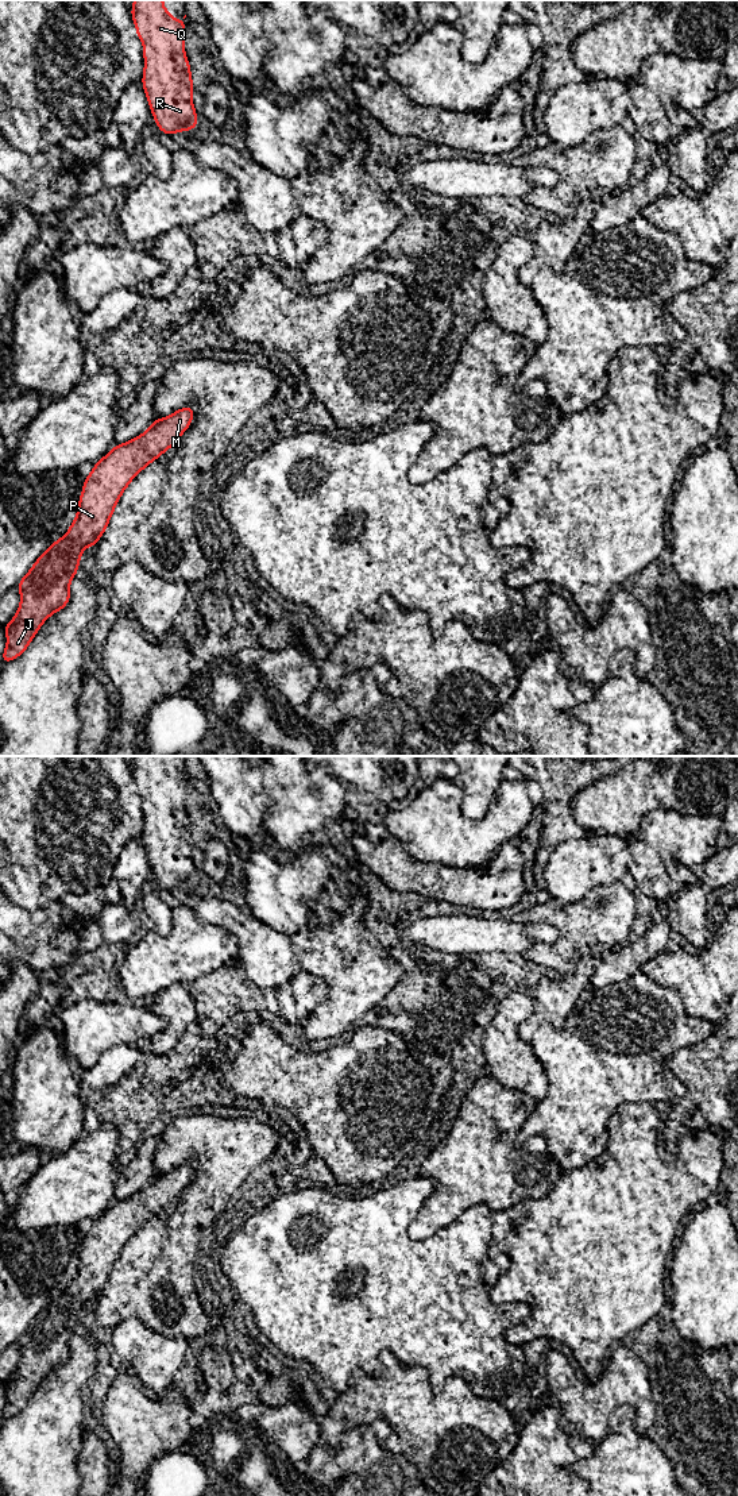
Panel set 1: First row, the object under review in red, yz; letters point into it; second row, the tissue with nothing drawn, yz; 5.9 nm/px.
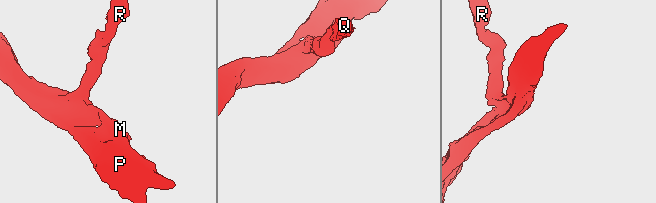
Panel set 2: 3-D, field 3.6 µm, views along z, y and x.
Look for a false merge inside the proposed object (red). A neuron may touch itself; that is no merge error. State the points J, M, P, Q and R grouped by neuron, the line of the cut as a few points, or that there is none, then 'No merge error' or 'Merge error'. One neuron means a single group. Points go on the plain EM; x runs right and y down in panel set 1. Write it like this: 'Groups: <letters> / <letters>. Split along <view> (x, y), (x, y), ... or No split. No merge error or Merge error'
Groups: J M P Q R. No split. No merge error

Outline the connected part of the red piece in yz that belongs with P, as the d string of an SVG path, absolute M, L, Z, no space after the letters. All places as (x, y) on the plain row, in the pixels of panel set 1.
M181 1164L173 1171L157 1175L146 1188L132 1196L115 1202L103 1215L96 1218L85 1234L77 1264L77 1272L65 1292L53 1299L18 1339L20 1361L11 1379L4 1383L7 1401L3 1419L20 1412L32 1397L42 1380L55 1368L62 1366L70 1356L70 1338L80 1323L80 1314L86 1303L98 1299L109 1275L130 1238L152 1217L171 1204L189 1184L194 1164Z

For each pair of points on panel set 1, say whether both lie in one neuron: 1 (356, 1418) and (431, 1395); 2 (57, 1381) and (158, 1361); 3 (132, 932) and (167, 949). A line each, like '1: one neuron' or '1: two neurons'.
1: one neuron
2: two neurons
3: two neurons

